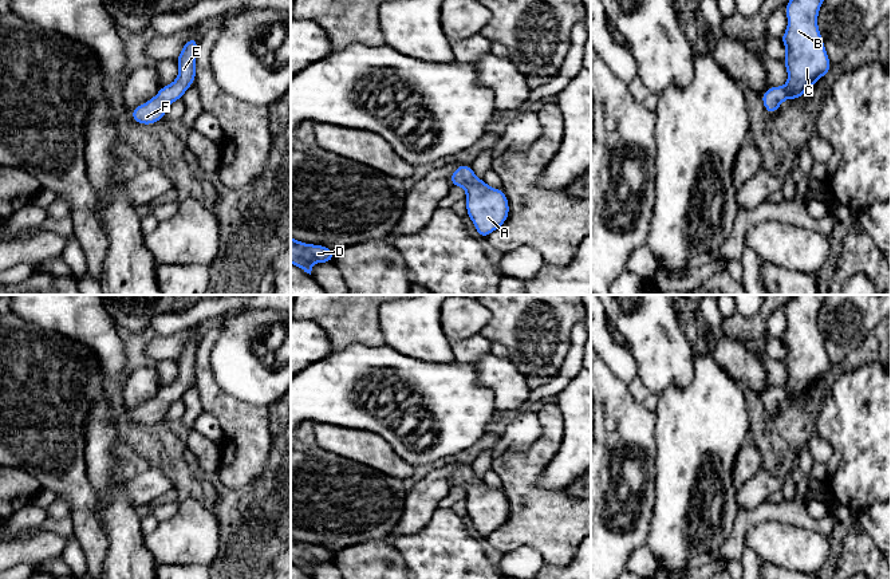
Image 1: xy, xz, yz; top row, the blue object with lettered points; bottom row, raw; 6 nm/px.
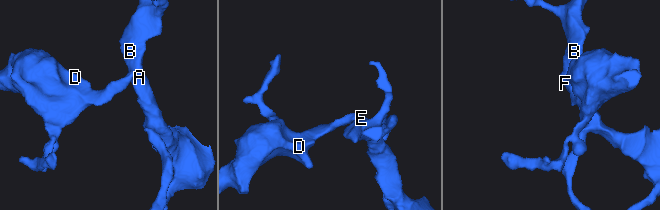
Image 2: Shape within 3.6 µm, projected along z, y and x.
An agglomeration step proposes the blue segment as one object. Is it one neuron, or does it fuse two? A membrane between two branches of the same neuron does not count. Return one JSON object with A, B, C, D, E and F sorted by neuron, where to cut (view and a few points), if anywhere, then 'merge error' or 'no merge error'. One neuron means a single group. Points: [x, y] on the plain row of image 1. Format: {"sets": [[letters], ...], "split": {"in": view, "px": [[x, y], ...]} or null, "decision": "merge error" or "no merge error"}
{"sets": [["A", "B", "C", "D", "E", "F"]], "split": null, "decision": "no merge error"}

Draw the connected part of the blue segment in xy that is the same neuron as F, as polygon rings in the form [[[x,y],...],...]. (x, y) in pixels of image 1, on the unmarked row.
[[[192,338],[176,358],[178,363],[177,379],[159,389],[158,394],[146,403],[131,410],[131,418],[139,425],[153,425],[165,418],[167,407],[181,399],[185,391],[196,382],[196,351],[200,340]]]

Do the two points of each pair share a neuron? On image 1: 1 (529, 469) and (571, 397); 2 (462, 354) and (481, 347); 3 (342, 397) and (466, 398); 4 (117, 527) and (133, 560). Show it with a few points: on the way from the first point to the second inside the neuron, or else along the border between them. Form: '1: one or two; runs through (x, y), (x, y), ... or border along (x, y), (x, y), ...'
1: two; border along (556, 402), (563, 420), (562, 445)
2: one; runs through (466, 350), (477, 347)
3: one; runs through (366, 363), (398, 363), (416, 375), (433, 382)
4: one; runs through (125, 535), (126, 552)

